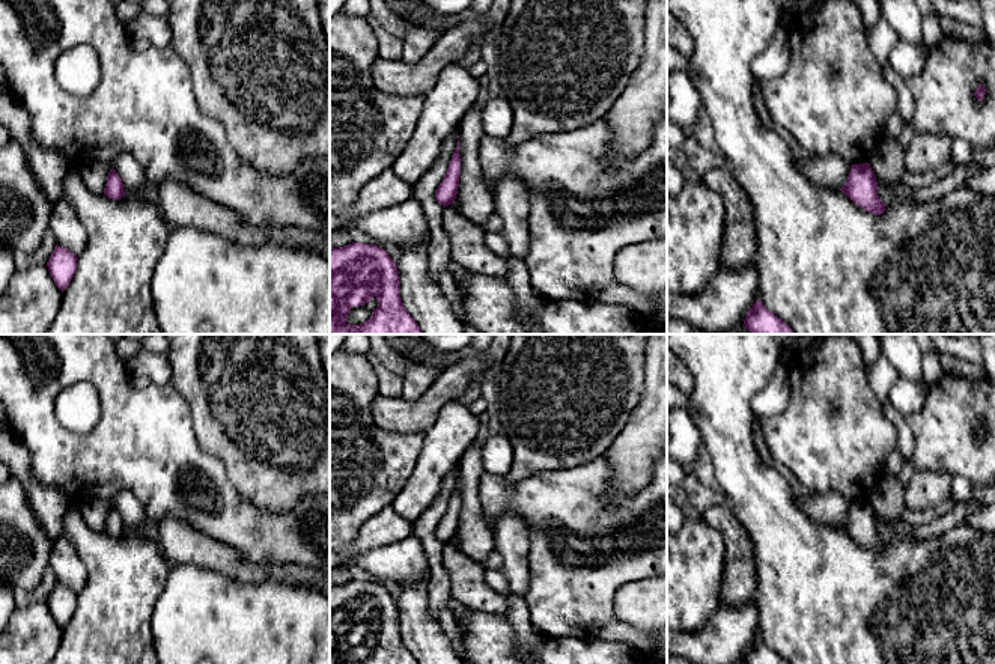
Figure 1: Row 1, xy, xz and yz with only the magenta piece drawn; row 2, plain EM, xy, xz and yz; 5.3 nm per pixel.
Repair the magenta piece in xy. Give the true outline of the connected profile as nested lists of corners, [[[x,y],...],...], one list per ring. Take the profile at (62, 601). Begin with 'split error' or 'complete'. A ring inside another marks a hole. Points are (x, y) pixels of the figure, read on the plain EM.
complete; [[[57,583],[47,599],[50,613],[62,629],[69,623],[77,608],[77,598],[74,590]]]

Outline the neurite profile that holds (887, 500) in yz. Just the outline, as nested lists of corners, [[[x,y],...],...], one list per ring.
[[[881,476],[867,500],[881,524],[900,527],[900,519],[908,507],[905,503],[905,486],[897,476]]]

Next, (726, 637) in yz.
[[[754,599],[742,605],[721,604],[695,632],[667,628],[667,655],[692,664],[741,664],[759,637],[759,623],[760,613]]]

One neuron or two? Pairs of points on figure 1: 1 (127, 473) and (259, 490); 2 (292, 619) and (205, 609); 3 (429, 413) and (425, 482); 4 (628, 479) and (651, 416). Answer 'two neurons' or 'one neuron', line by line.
1: two neurons
2: one neuron
3: two neurons
4: one neuron

